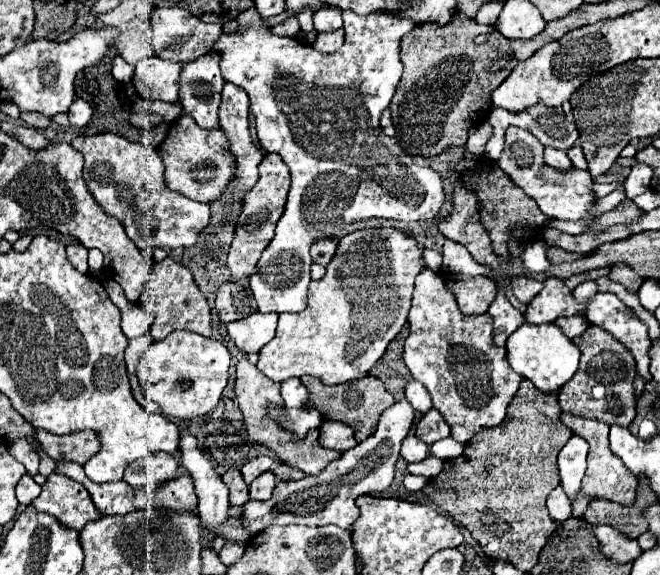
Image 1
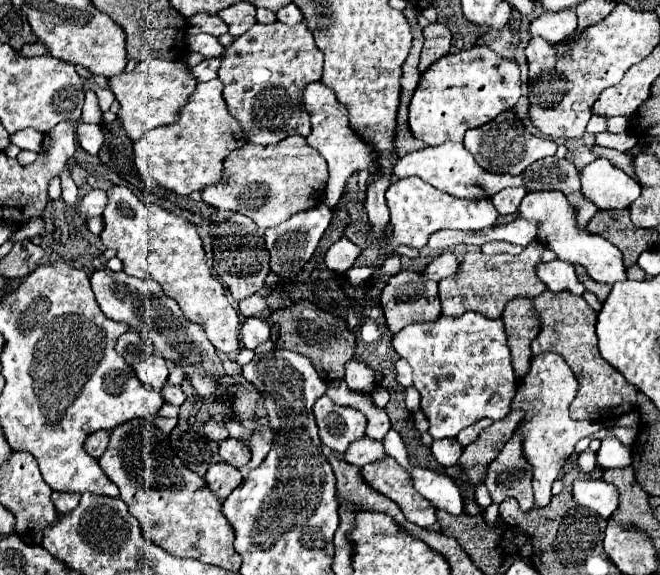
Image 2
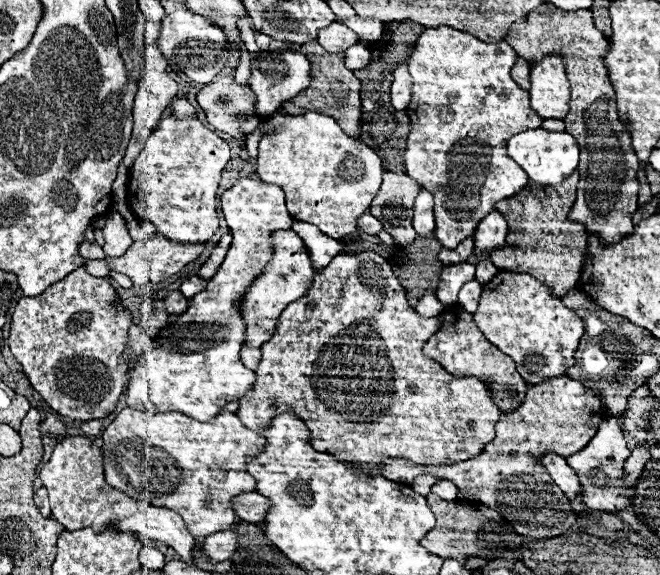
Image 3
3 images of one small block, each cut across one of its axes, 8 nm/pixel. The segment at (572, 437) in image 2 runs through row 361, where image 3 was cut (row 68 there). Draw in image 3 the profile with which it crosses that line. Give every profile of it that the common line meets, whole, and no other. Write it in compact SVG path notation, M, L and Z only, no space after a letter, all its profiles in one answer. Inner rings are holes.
M546 56L542 62L532 64L532 88L528 92L530 92L530 106L540 118L564 118L568 114L570 92L568 92L566 70L560 56Z

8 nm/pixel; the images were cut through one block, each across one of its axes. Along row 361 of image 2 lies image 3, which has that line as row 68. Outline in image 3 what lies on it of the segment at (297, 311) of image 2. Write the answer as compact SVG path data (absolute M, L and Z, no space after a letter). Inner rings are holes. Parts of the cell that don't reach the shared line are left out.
M316 40L302 44L298 52L302 52L310 62L312 82L298 96L284 102L282 112L308 112L308 110L324 112L336 118L336 122L340 124L340 128L344 128L344 132L348 132L348 136L360 136L360 114L362 114L360 112L360 80L352 74L352 70L346 68L344 52L338 52L338 54L324 52L324 48L320 48Z

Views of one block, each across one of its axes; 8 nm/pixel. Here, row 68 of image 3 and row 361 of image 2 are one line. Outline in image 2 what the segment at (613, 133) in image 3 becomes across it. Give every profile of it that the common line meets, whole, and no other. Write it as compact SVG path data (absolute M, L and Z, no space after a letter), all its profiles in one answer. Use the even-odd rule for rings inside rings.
M548 290L534 298L534 306L538 318L542 320L542 330L532 342L532 354L534 356L540 352L562 354L580 384L576 400L570 406L570 416L574 420L610 422L626 412L632 412L636 408L638 390L632 384L628 384L626 378L616 368L612 368L598 352L598 336L596 336L598 312L594 312L582 296L574 296L568 292L552 294Z

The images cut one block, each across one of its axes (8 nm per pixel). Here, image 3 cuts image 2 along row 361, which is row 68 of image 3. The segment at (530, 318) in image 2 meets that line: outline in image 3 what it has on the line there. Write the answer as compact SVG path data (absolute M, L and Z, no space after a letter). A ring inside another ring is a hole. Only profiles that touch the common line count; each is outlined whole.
M518 58L518 62L512 66L512 80L522 90L530 90L530 64L526 60Z

